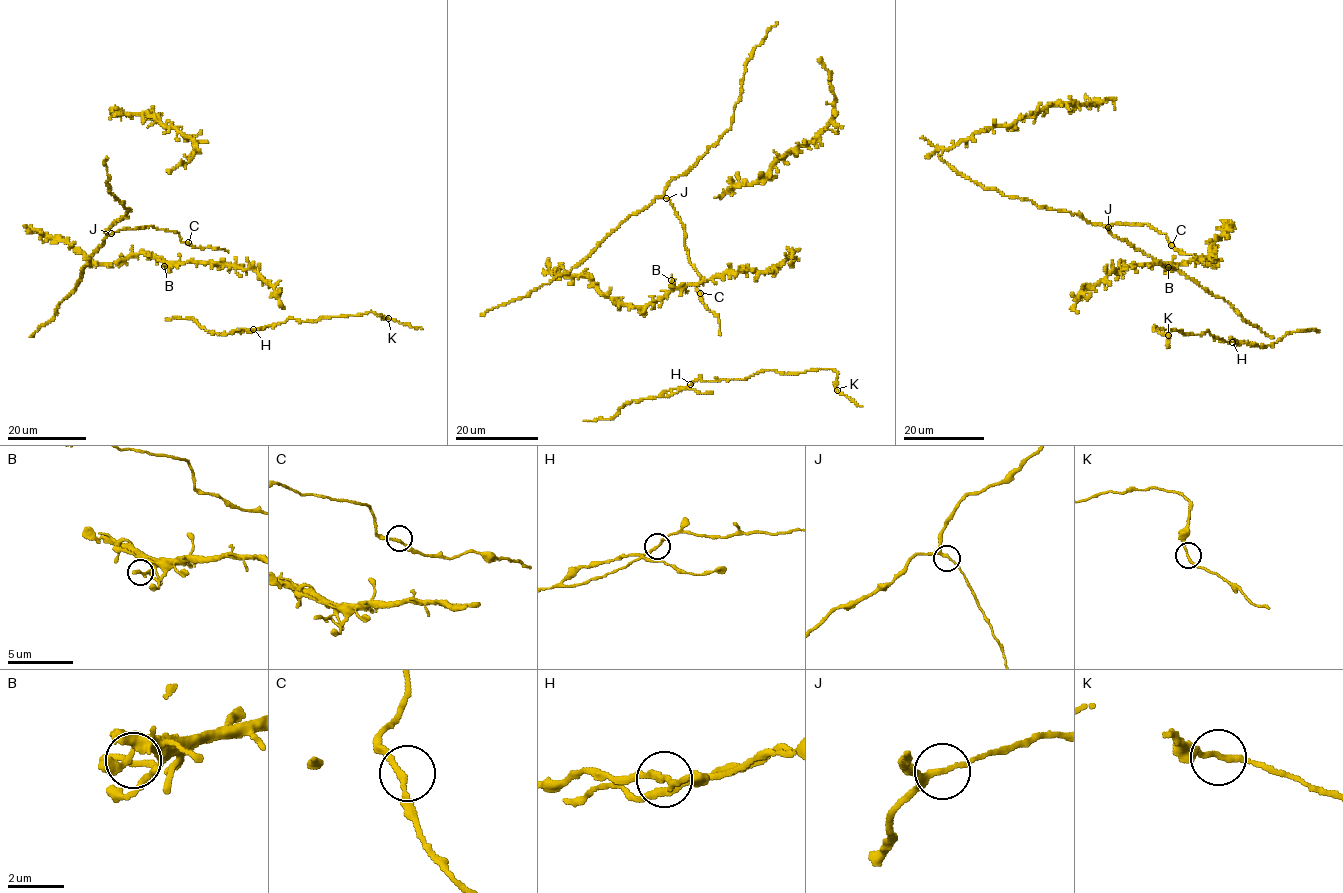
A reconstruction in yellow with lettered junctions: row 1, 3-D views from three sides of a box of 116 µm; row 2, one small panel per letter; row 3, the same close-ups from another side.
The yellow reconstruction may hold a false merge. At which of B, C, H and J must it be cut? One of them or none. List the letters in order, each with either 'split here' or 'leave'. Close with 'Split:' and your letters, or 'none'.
B: leave
C: leave
H: leave
J: leave
Split: none

